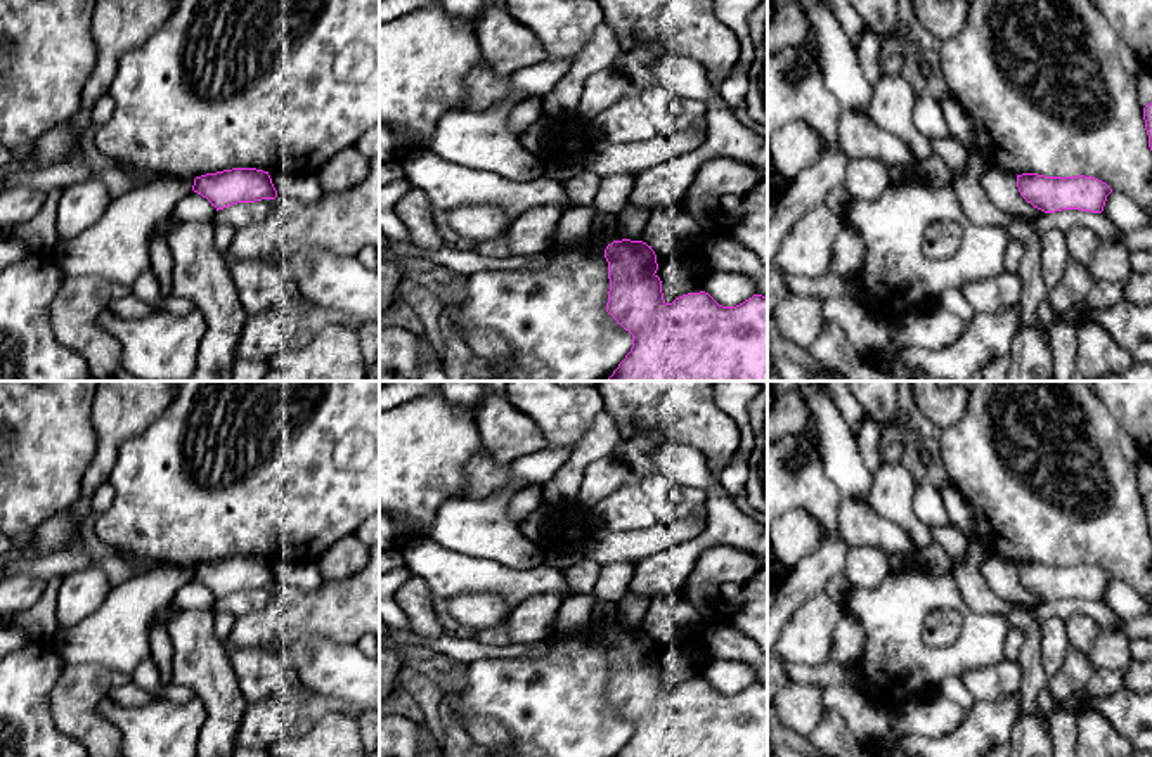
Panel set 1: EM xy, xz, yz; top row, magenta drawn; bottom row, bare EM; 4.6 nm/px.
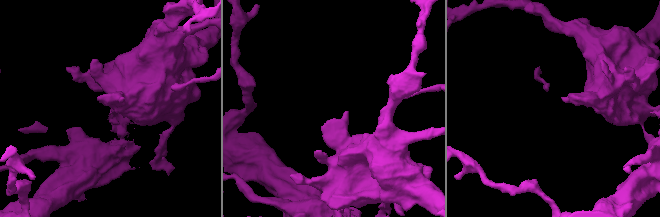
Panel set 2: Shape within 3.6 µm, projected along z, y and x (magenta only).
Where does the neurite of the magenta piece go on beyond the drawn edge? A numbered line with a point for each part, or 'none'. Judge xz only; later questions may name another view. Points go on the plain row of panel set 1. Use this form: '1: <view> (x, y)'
none

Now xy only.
none

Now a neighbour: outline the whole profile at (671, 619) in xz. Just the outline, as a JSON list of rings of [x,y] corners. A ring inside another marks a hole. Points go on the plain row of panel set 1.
[[[683,591],[651,599],[639,629],[646,631],[662,646],[658,665],[663,683],[676,688],[688,681],[703,679],[702,670],[696,667],[698,660],[688,653],[684,639],[702,636],[705,627],[703,617]]]

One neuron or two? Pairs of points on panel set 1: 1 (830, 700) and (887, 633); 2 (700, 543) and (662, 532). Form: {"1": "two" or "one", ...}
{"1": "two", "2": "two"}

